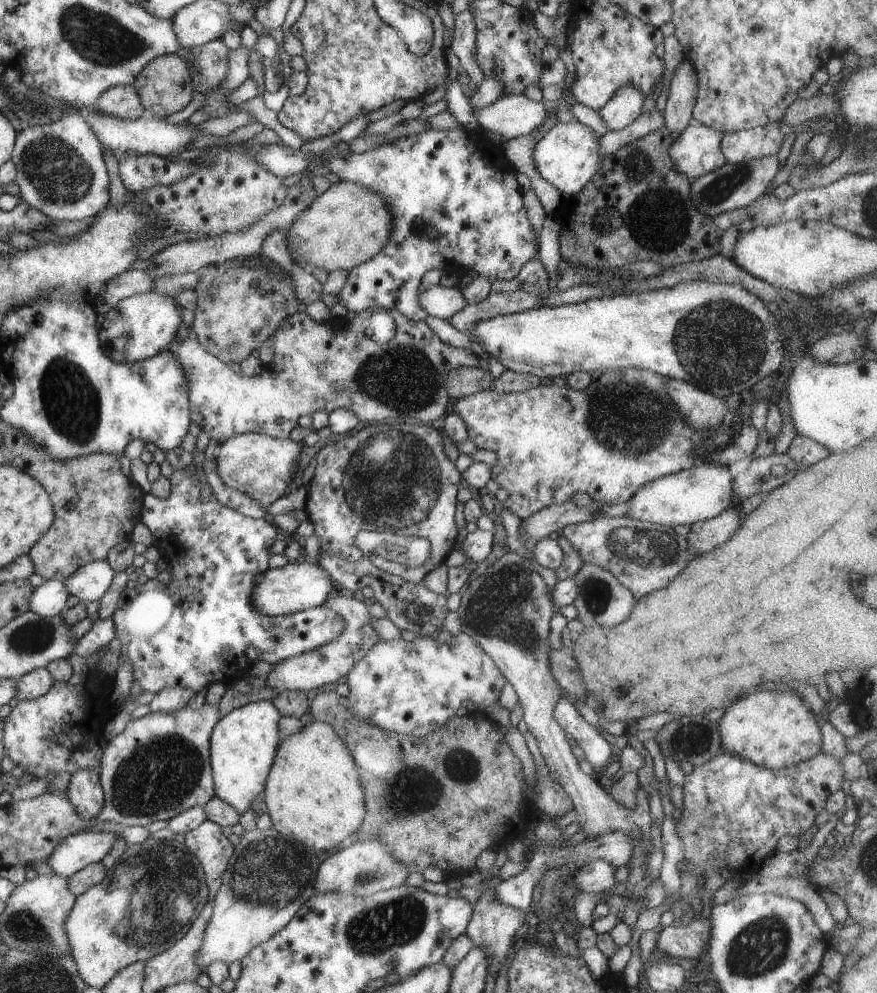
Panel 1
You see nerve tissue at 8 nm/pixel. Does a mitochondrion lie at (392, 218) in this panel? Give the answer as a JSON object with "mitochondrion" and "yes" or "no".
{"mitochondrion":"no"}

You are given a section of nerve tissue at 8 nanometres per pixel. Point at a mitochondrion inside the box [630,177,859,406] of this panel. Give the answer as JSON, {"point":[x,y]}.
{"point":[717,344]}

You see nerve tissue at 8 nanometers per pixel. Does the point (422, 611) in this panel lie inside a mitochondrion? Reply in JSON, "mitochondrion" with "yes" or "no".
{"mitochondrion":"no"}

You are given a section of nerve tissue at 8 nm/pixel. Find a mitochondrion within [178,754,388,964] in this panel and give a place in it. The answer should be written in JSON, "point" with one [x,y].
{"point":[269,873]}

